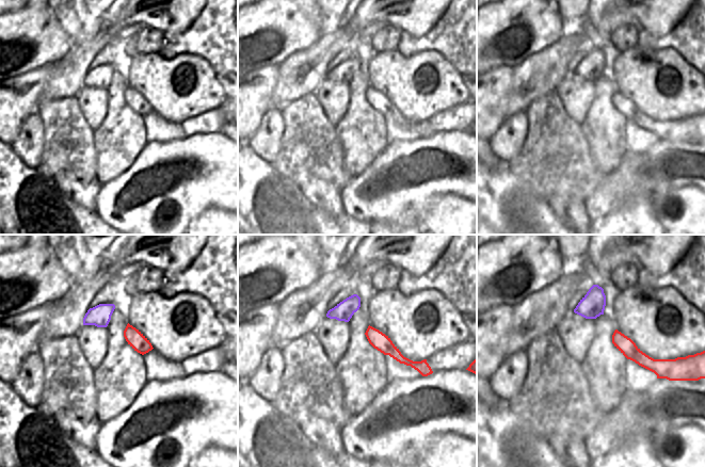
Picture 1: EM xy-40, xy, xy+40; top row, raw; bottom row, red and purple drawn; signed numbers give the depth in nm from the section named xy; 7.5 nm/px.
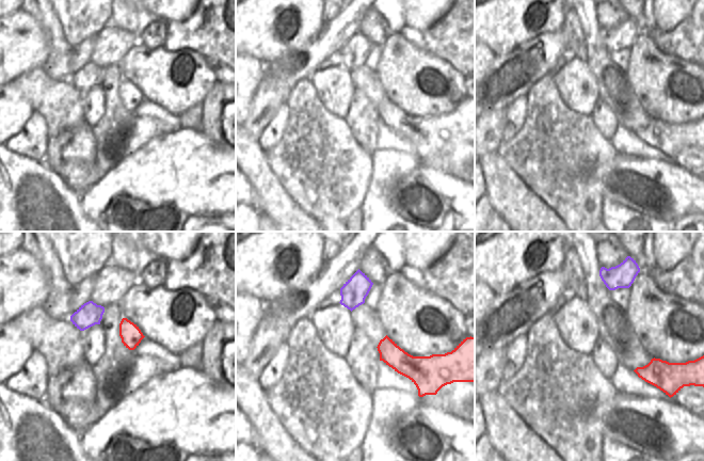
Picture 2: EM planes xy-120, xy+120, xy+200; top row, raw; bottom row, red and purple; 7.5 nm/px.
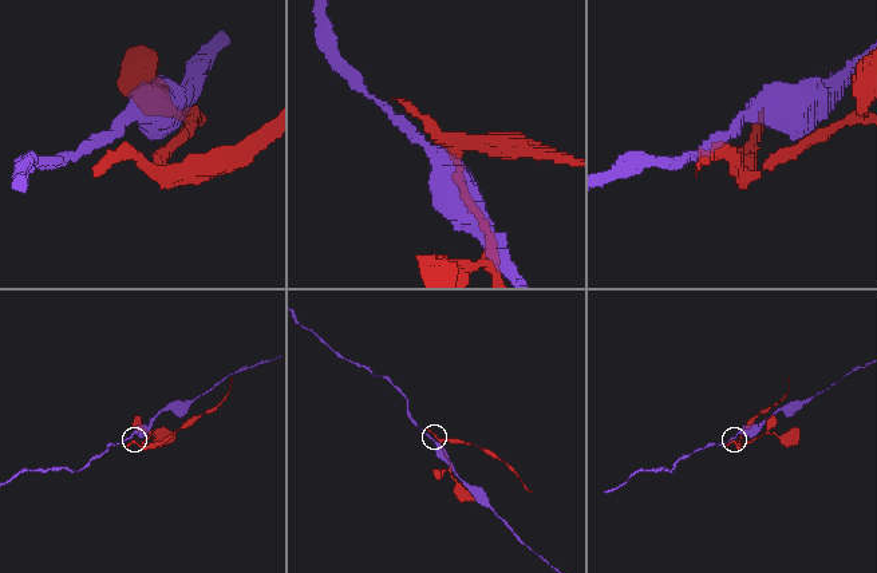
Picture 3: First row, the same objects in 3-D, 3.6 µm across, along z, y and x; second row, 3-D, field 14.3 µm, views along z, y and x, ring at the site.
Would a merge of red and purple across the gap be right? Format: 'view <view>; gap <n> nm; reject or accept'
view xy-40; gap 130 nm; reject

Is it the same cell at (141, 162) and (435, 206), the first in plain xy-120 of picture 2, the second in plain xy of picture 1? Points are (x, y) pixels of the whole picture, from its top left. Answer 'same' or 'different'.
different

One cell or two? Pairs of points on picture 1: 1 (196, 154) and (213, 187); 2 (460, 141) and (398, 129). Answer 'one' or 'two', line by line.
1: one
2: two

